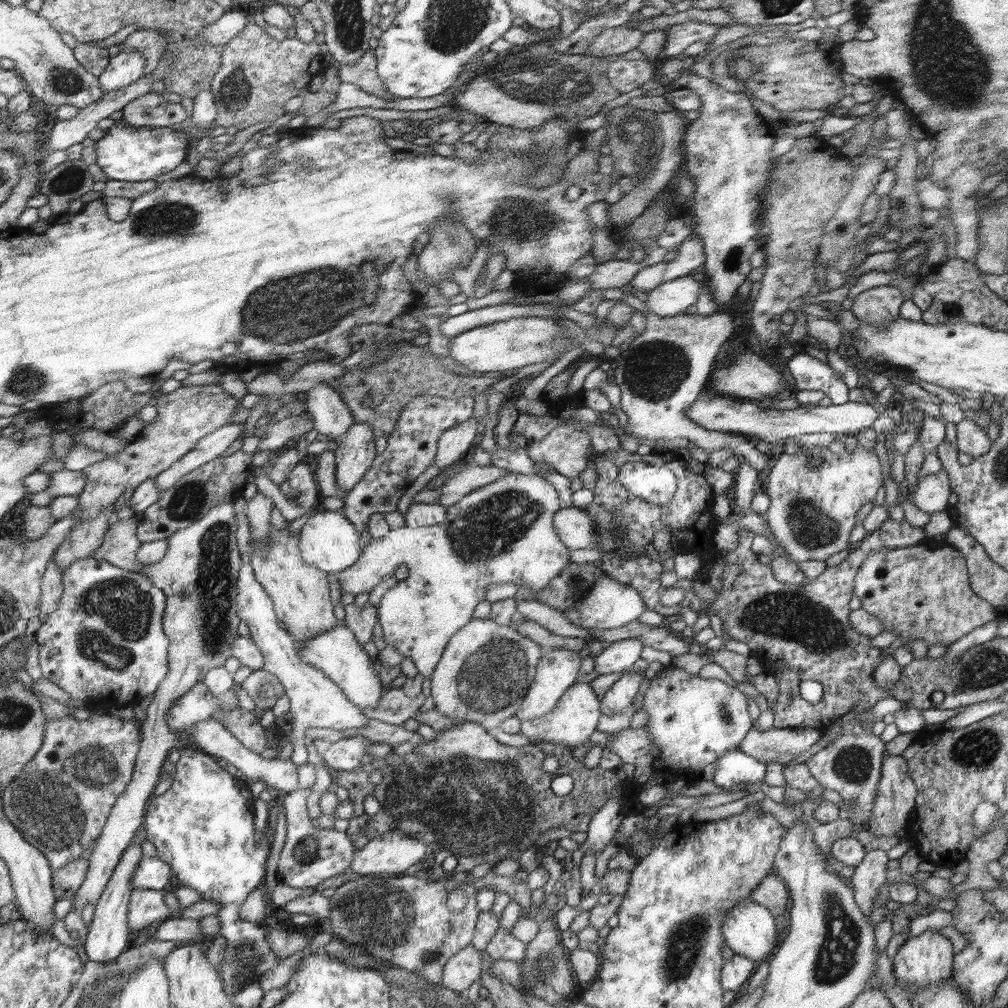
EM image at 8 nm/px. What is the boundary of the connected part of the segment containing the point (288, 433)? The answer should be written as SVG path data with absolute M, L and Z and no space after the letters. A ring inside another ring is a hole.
M305 411L300 415L284 418L273 424L267 424L262 430L266 433L264 437L259 437L260 442L257 446L257 452L268 449L275 451L284 443L292 438L298 438L305 432L313 429L313 421L311 415Z

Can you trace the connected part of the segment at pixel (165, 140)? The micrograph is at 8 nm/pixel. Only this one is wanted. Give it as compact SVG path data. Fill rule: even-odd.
M122 118L109 129L102 139L96 141L97 161L95 162L106 173L108 179L124 182L142 182L154 180L160 174L166 174L180 166L186 160L188 150L188 134L171 127L146 127L138 130Z

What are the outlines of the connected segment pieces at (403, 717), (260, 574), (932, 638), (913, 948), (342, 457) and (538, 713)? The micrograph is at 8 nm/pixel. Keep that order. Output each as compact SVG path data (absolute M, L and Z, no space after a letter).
M390 688L380 699L378 707L362 709L362 714L366 718L379 720L397 727L403 726L422 707L426 697L427 694L422 694L416 698L410 698L400 688Z
M287 521L287 526L282 530L276 530L271 526L269 536L269 549L267 552L261 552L259 546L255 542L251 542L253 548L251 553L251 561L256 580L264 587L266 594L274 603L274 610L277 620L282 620L283 629L287 630L294 639L294 642L301 642L312 638L315 634L322 634L327 630L330 631L338 626L338 618L334 616L334 604L330 600L330 588L328 588L328 578L326 572L322 572L319 568L311 566L302 557L302 550L299 548L299 532L290 533L288 527L290 521Z
M925 539L906 548L884 547L870 551L867 556L855 576L854 594L861 600L861 607L882 623L884 631L897 630L905 644L913 640L925 640L928 647L932 644L950 644L999 616L997 608L972 590L964 557L945 540Z
M937 930L923 932L920 936L912 936L904 942L900 950L893 959L895 966L895 979L903 988L909 992L917 992L925 986L931 986L937 982L943 982L953 974L953 956L952 942L940 935Z
M355 422L338 444L335 451L336 484L348 493L364 478L377 455L373 428L367 422Z
M544 647L543 656L535 674L535 683L530 686L523 707L520 708L519 712L516 712L516 717L520 719L521 723L532 719L540 719L540 717L554 711L564 693L568 692L568 689L577 683L580 662L582 662L582 657L580 657L578 650Z

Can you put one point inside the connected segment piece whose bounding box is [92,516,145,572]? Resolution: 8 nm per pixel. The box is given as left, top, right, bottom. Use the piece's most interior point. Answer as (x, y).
(120, 545)

